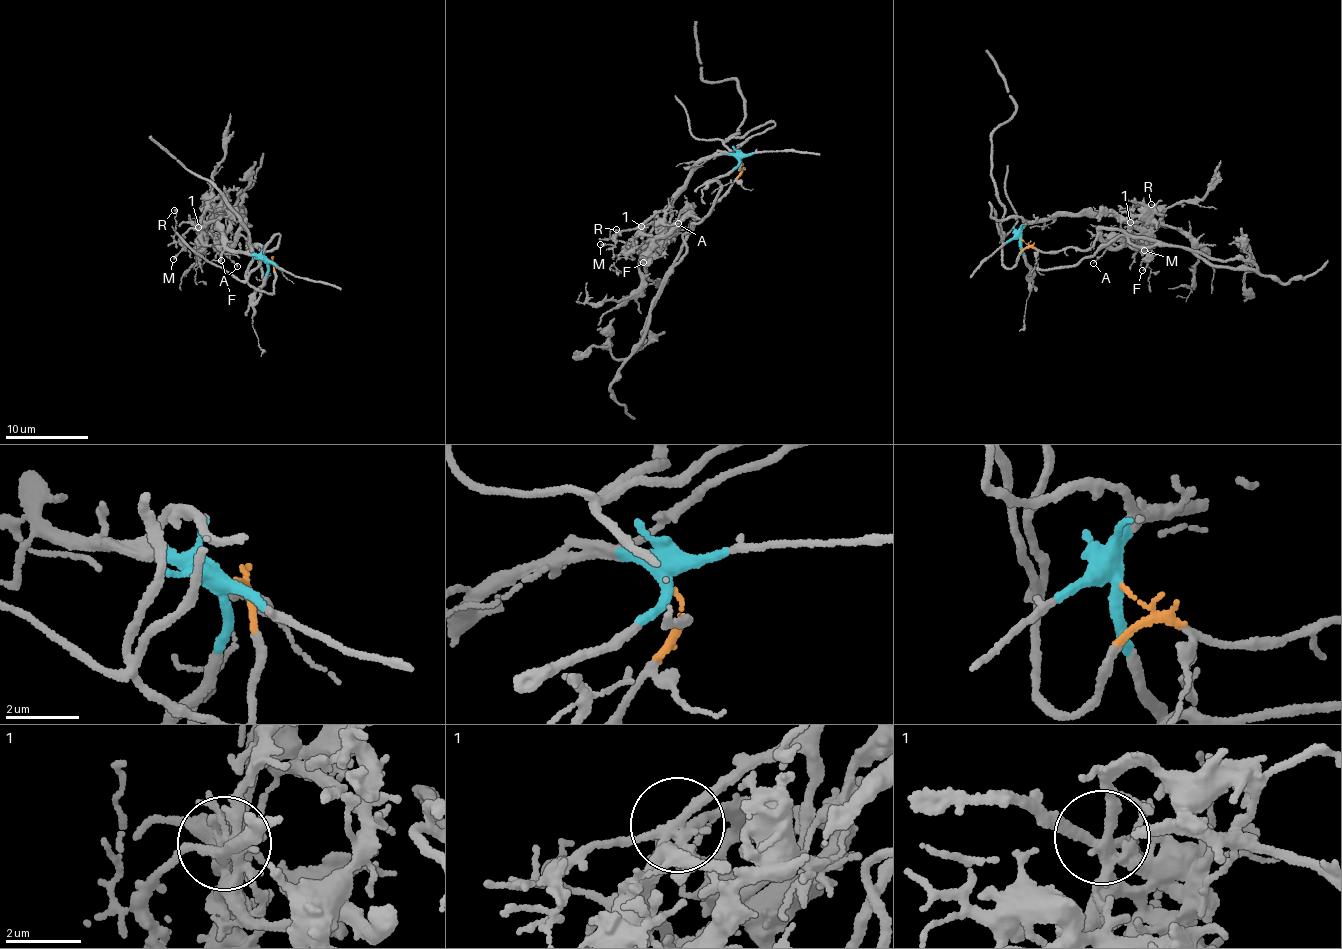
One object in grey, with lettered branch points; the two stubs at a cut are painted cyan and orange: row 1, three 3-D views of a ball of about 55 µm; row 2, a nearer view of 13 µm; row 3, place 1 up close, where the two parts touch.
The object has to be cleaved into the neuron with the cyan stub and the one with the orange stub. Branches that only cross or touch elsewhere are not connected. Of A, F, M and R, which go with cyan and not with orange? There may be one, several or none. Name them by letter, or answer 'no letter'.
M, R

